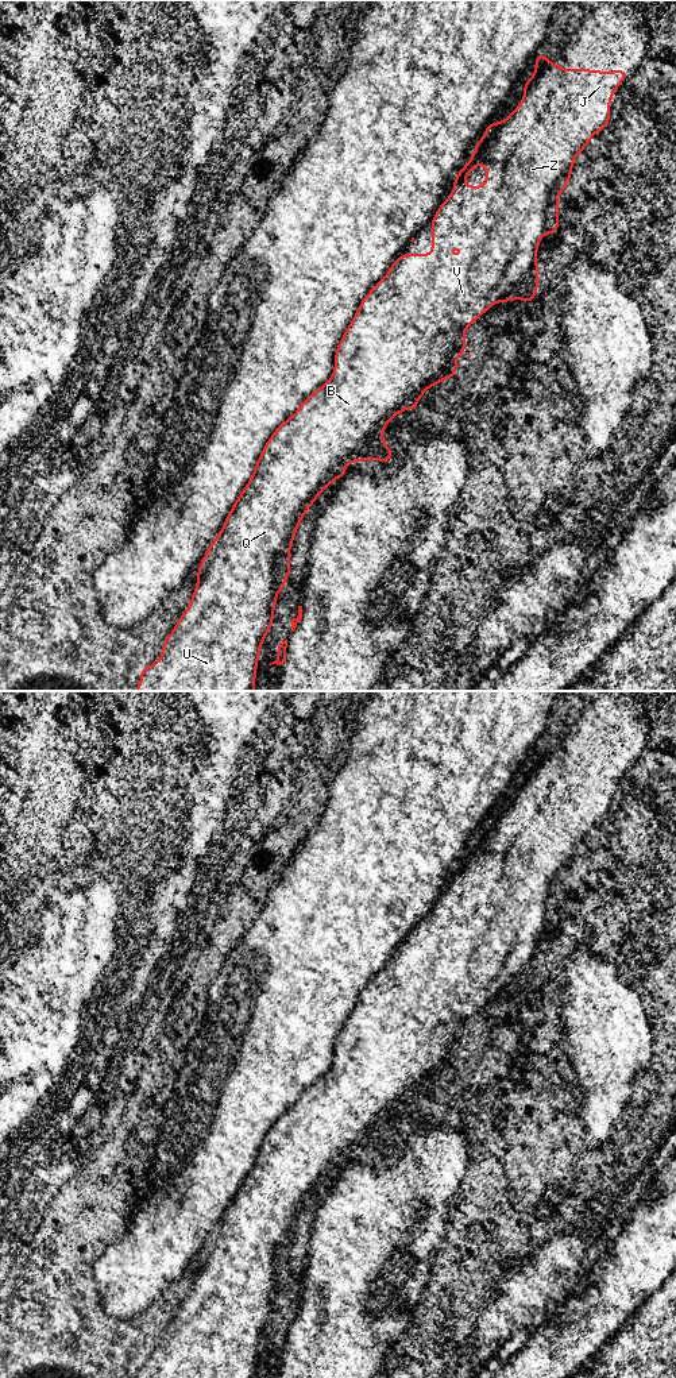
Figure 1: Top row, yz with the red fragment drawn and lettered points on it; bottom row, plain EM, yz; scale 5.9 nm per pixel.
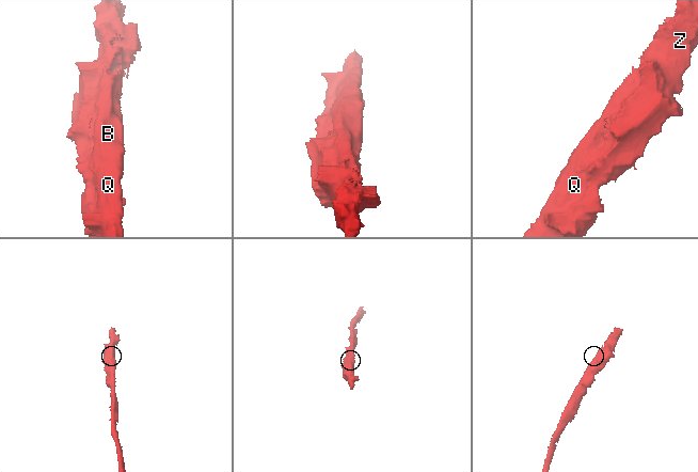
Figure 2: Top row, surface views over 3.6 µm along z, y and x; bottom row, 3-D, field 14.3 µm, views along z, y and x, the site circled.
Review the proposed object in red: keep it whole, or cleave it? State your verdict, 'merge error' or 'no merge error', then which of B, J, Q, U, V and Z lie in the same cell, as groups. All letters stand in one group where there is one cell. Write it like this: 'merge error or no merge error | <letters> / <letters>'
no merge error | B J Q U V Z

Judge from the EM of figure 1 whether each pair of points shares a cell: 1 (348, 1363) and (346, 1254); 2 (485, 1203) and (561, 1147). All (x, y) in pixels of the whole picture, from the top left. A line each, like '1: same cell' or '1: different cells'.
1: same cell
2: same cell

